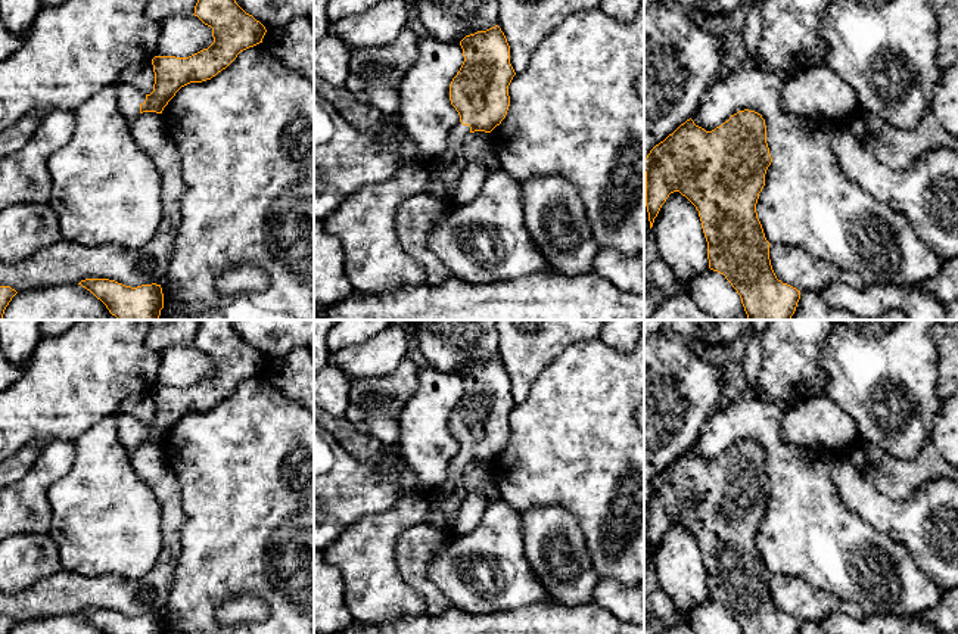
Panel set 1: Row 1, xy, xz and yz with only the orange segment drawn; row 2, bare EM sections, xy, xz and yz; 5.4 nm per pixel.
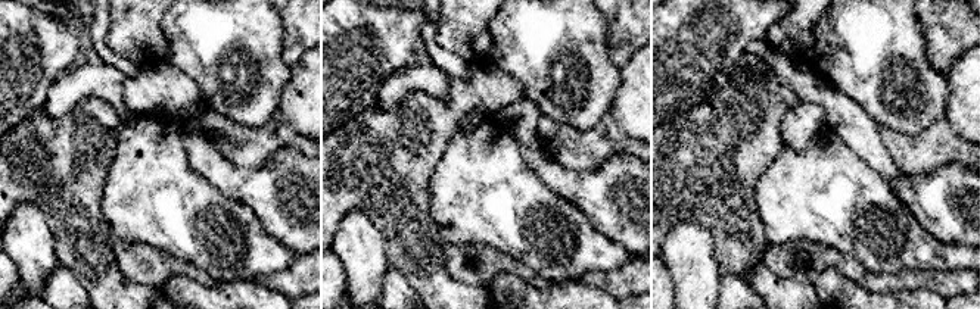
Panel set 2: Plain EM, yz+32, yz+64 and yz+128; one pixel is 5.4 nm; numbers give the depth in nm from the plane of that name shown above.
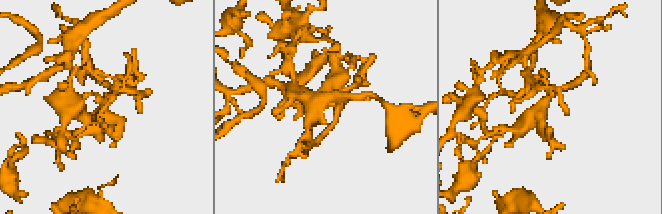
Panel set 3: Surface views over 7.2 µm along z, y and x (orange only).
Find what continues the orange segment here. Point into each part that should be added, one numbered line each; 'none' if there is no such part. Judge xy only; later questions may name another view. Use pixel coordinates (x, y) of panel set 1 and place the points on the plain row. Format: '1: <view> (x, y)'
1: xy (130, 428)

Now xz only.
1: xz (445, 499)

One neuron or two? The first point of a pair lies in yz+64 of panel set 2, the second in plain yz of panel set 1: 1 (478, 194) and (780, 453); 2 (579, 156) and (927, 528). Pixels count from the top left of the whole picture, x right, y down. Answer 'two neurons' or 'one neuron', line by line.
1: one neuron
2: two neurons

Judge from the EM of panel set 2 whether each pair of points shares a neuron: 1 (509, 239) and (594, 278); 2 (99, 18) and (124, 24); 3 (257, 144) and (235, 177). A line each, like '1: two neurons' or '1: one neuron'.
1: two neurons
2: two neurons
3: two neurons

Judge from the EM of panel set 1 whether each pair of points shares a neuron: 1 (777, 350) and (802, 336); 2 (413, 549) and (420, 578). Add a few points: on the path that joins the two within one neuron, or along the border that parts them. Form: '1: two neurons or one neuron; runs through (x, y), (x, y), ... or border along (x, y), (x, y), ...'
1: one neuron; runs through (783, 350), (796, 338)
2: one neuron; runs through (413, 556), (414, 571)

